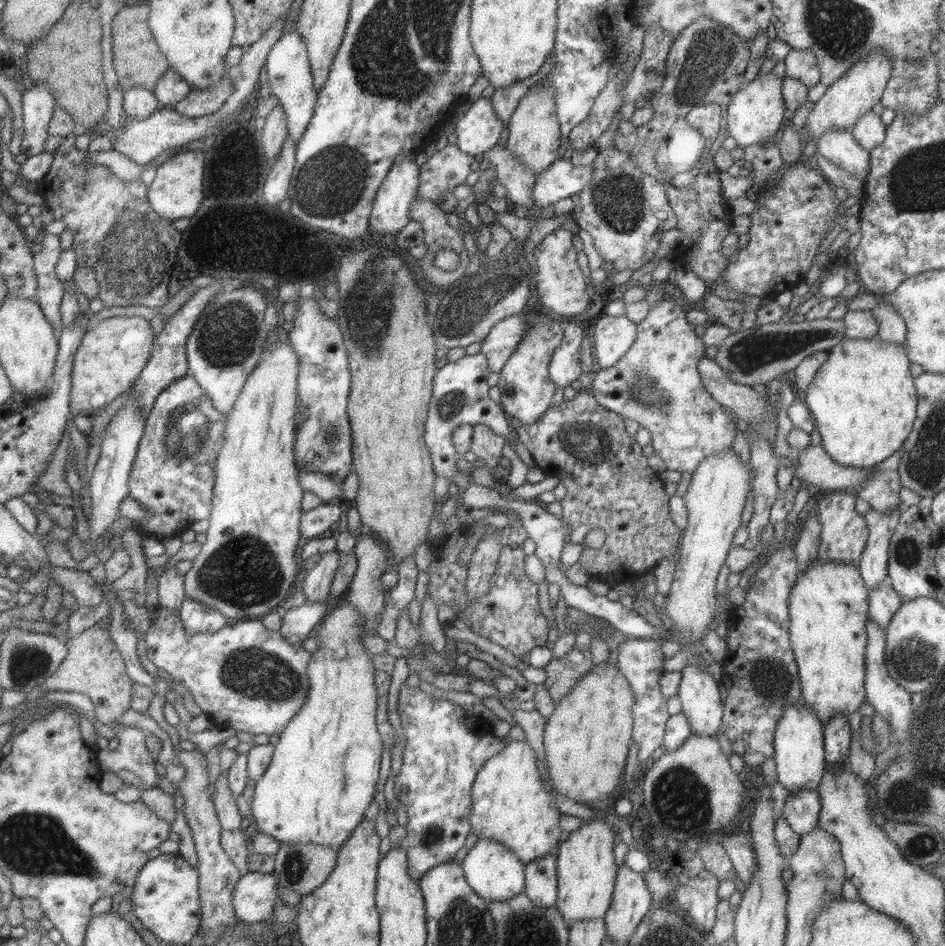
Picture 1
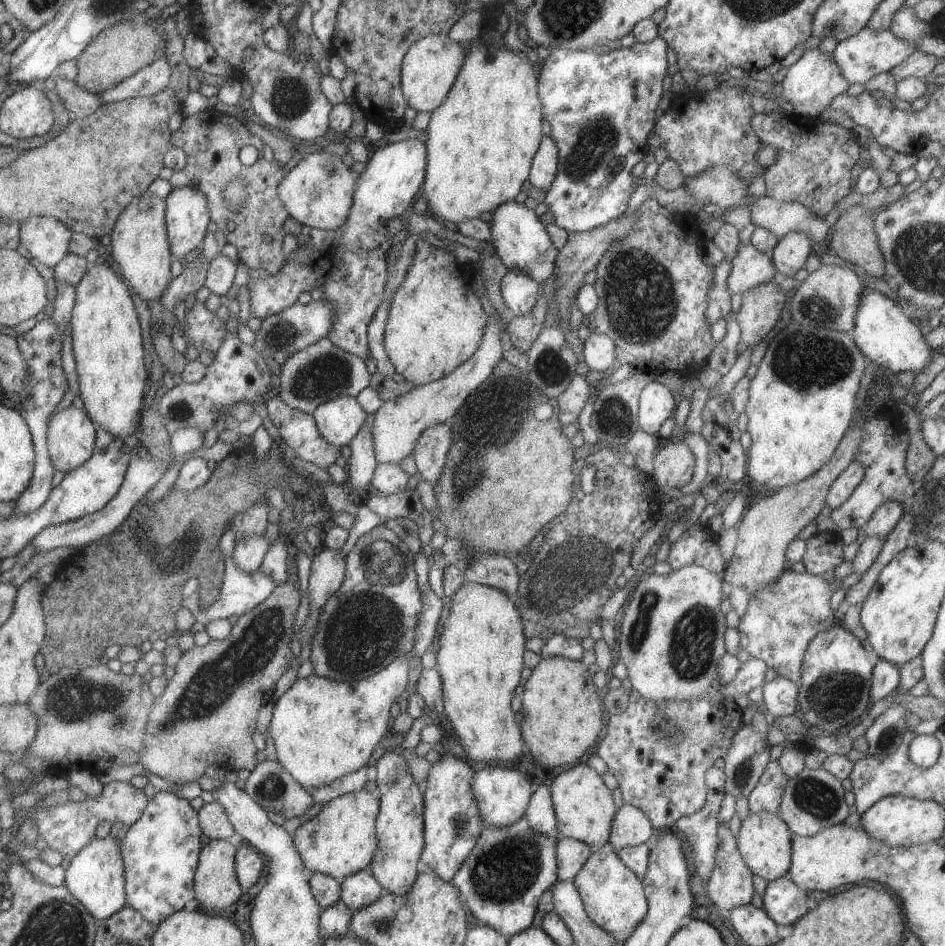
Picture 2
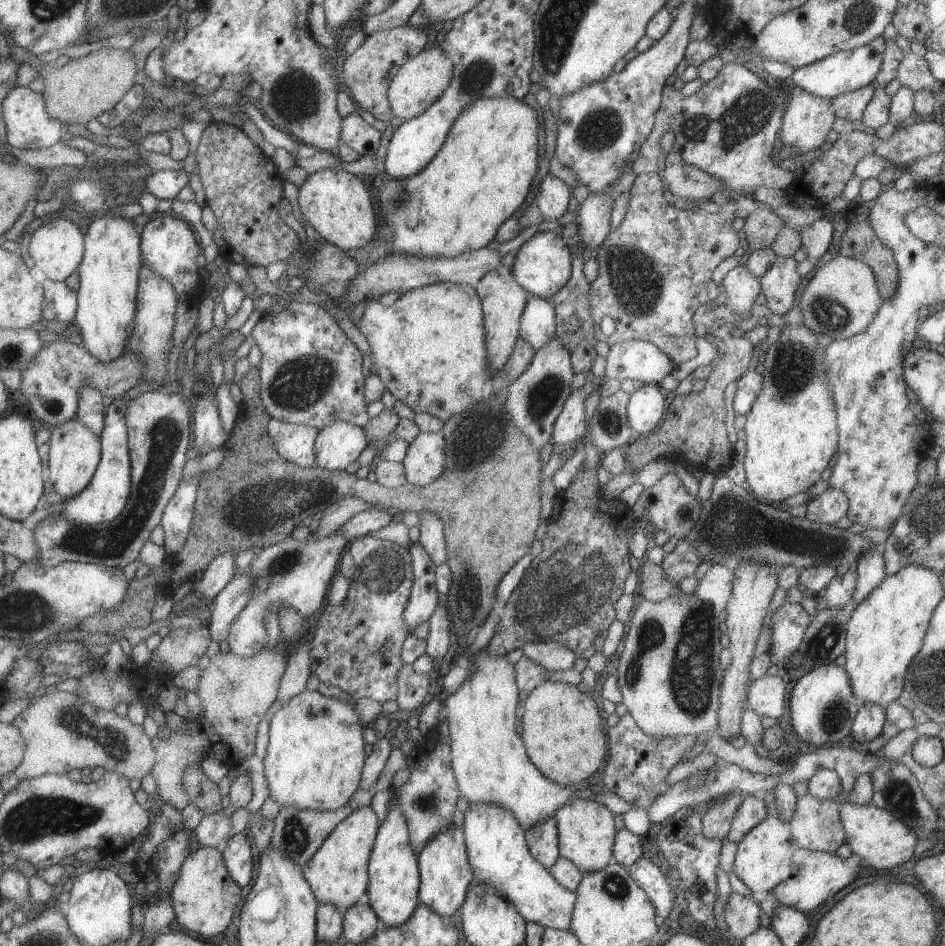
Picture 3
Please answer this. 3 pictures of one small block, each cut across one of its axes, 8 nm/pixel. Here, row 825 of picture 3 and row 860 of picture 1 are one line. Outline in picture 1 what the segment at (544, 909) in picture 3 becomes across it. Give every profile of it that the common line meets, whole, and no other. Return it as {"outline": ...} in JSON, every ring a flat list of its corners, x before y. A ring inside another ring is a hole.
{"outline":[[478,838,474,847,466,852,461,861,463,876,471,890,479,898,487,900,509,900,515,894,524,892,524,864,501,844,490,838]]}

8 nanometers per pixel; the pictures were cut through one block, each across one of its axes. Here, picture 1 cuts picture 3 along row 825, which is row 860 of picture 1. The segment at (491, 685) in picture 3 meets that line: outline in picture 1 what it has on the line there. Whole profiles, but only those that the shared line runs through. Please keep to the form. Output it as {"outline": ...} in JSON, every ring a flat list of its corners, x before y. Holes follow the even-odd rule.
{"outline":[[525,738,505,744,505,748,487,758,477,771,469,794,469,824,477,838,490,838,513,852,523,864,558,848,559,815,554,792,544,790,535,763,535,752]]}

